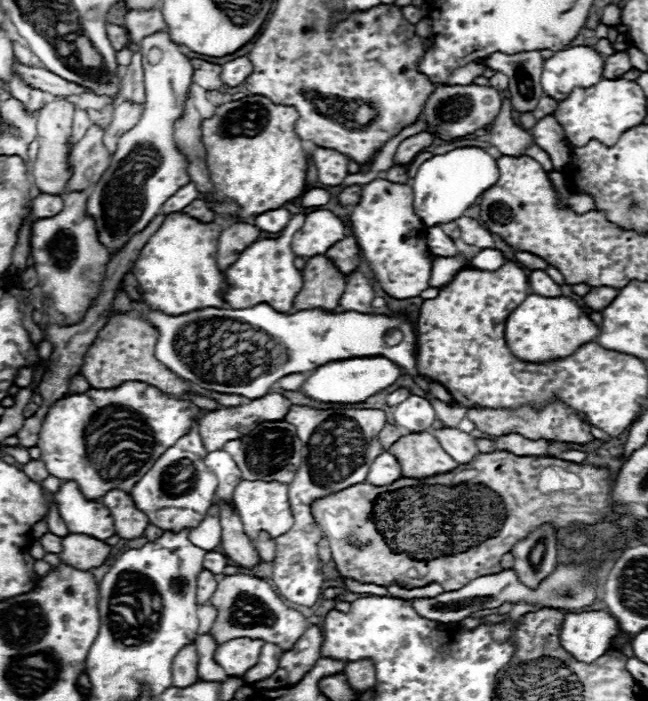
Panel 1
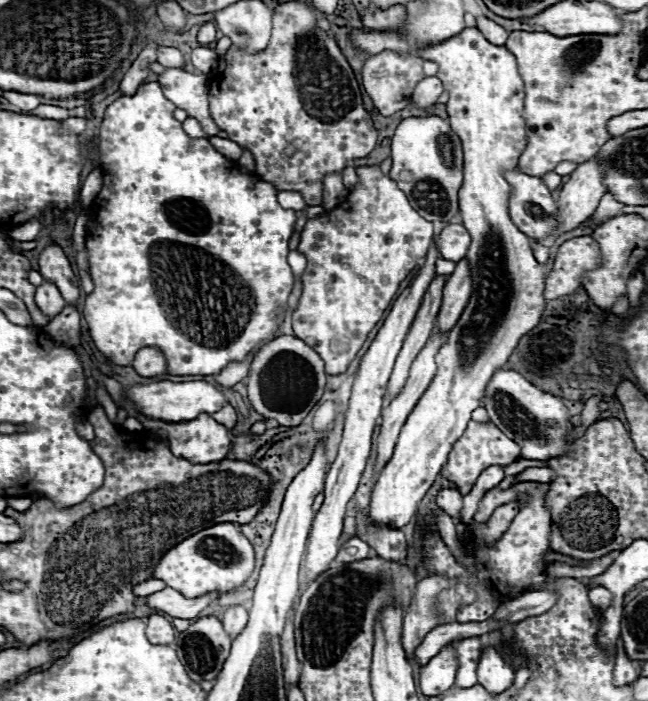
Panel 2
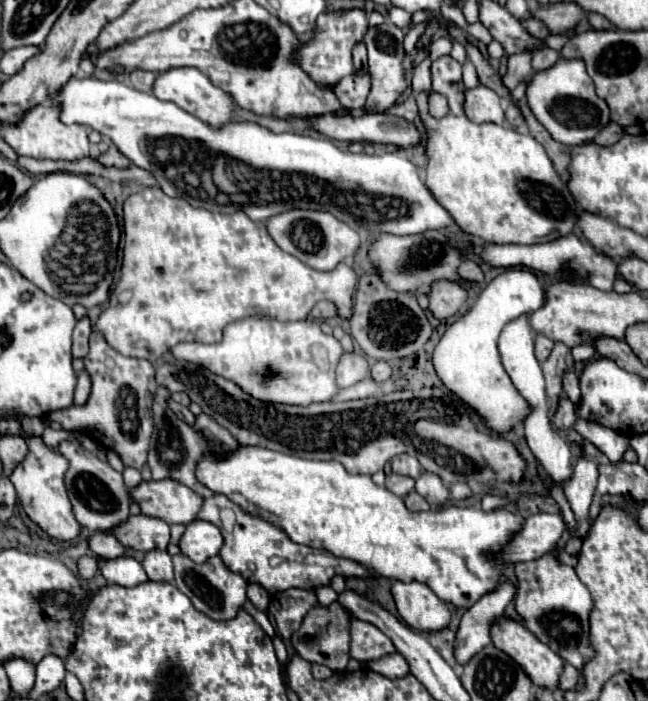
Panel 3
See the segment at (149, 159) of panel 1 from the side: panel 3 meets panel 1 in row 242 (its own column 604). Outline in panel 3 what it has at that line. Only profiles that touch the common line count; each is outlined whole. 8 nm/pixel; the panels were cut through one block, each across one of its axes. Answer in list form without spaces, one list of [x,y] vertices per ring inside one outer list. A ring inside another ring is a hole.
[[[558,58],[558,62],[546,70],[532,72],[526,86],[526,100],[536,116],[536,120],[566,146],[578,146],[584,142],[592,142],[594,136],[610,122],[608,104],[596,96],[594,82],[586,72],[584,60],[568,60]]]

